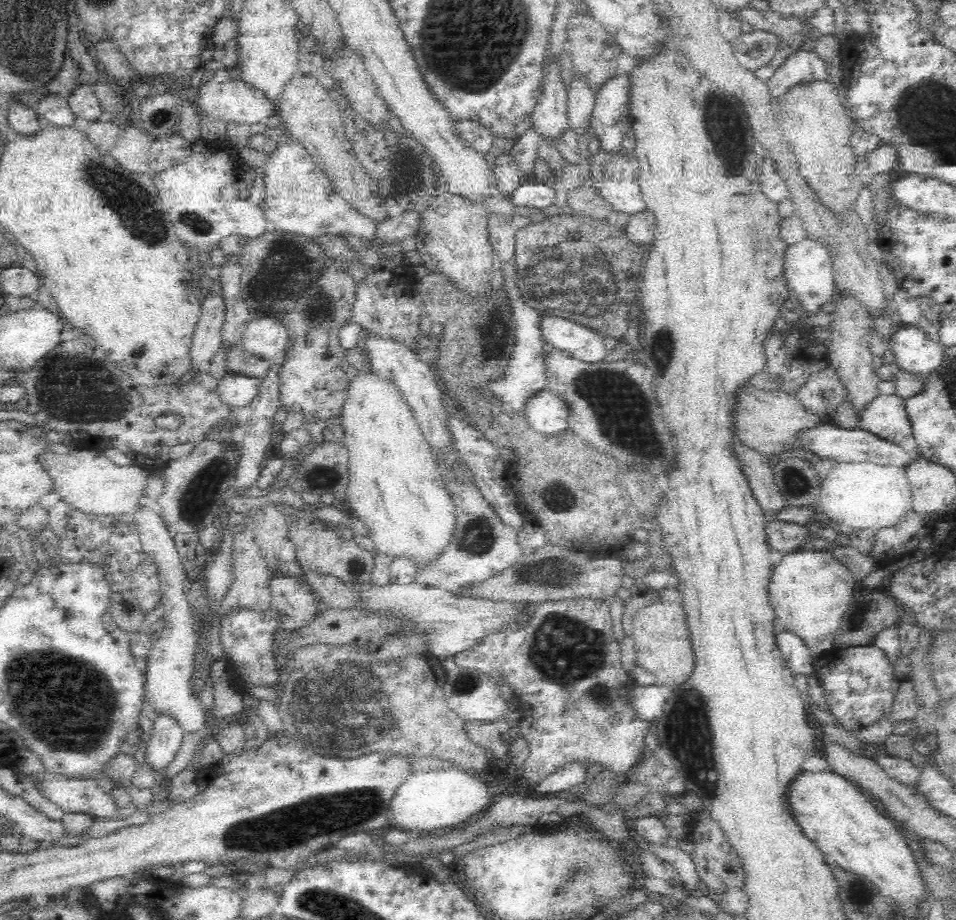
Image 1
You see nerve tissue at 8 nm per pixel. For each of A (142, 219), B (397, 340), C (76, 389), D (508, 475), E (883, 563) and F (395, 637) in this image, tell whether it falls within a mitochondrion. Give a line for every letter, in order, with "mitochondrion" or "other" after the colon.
A: mitochondrion
B: other
C: mitochondrion
D: other
E: other
F: mitochondrion

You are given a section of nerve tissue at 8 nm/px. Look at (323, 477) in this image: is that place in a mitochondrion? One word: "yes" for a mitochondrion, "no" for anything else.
yes

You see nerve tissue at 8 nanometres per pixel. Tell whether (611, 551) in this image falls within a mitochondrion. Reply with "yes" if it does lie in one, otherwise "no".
no

